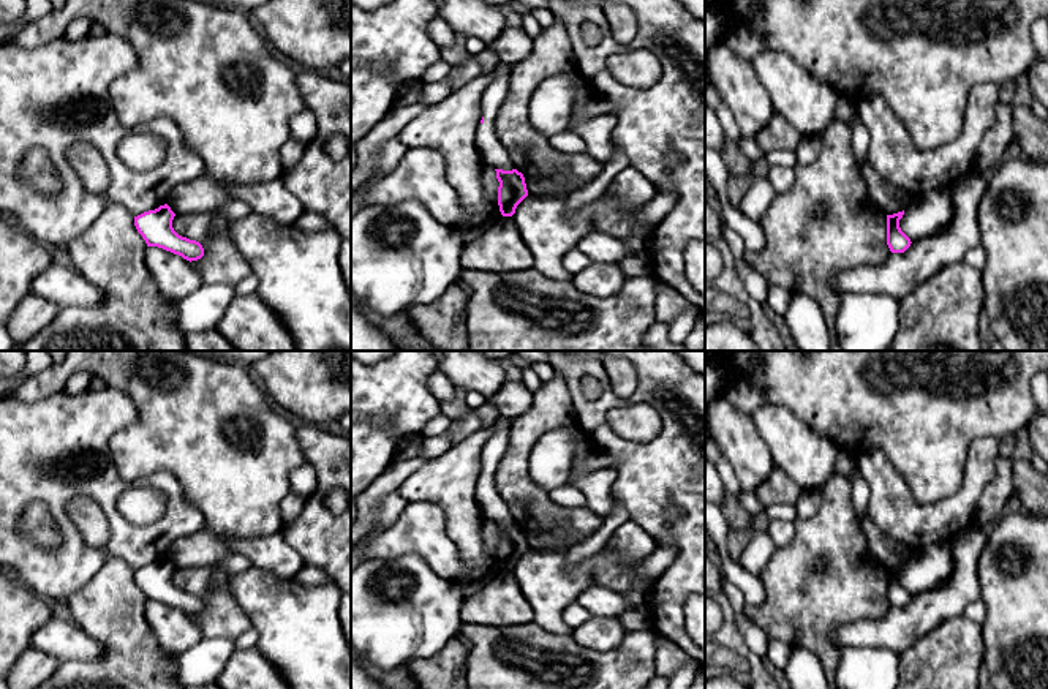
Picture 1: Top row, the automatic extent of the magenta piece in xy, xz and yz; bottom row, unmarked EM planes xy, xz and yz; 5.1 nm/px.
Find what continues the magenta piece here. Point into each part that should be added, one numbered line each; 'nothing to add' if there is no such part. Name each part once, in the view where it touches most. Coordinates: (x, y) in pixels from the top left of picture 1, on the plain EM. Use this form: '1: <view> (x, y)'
nothing to add

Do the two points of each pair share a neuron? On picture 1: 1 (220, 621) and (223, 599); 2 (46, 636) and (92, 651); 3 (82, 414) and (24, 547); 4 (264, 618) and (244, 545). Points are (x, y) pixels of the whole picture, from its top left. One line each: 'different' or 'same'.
1: same
2: same
3: same
4: different

